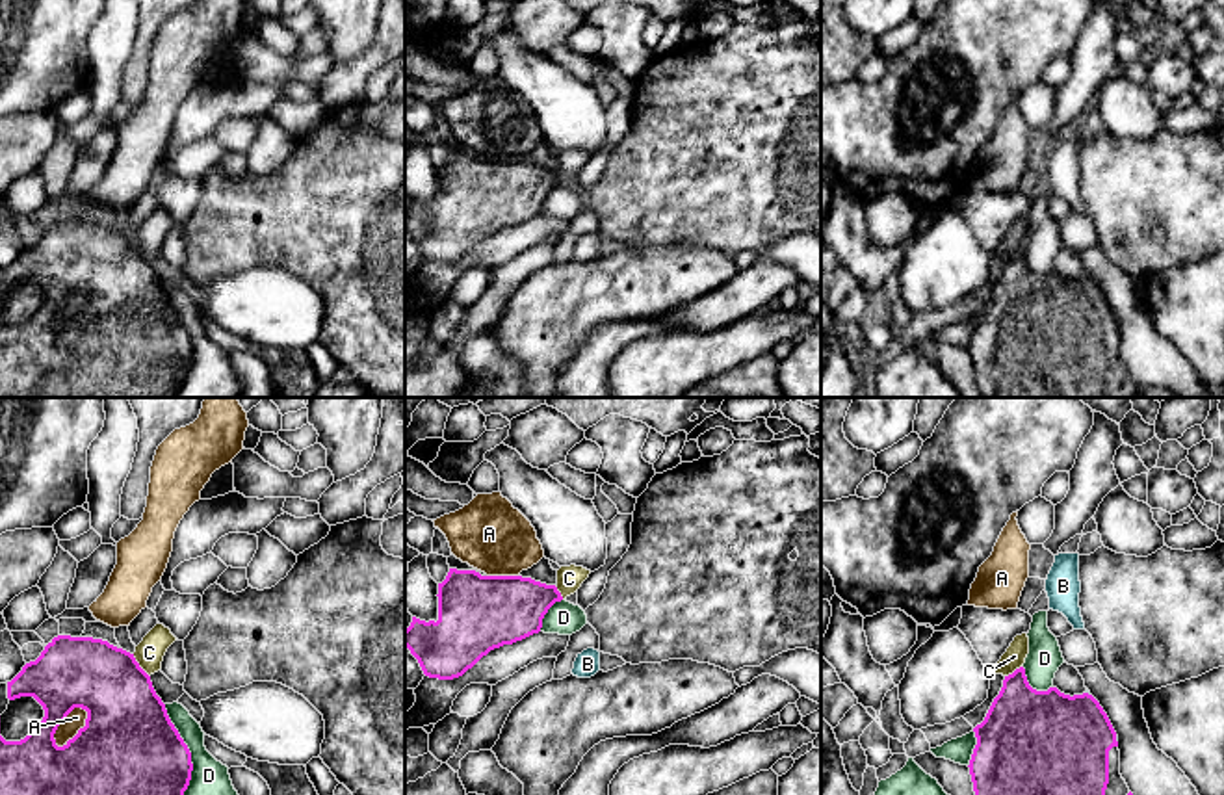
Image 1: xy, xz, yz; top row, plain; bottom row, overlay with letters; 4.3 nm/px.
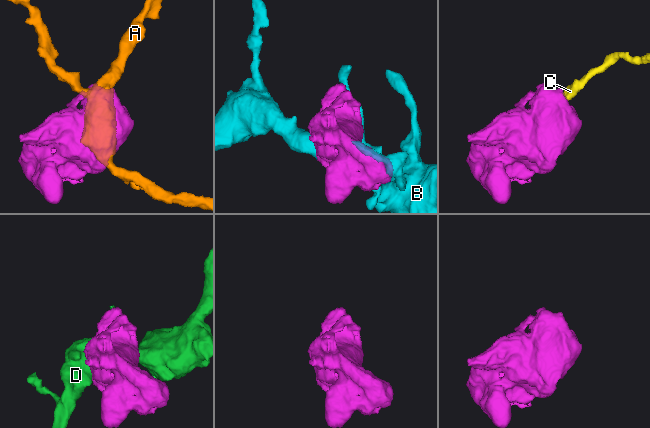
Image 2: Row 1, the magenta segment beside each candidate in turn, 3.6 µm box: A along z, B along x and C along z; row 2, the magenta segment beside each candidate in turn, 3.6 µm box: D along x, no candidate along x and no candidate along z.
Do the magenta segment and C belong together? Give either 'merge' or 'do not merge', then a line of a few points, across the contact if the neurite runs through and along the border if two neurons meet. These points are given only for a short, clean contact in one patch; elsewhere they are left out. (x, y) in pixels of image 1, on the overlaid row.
do not merge; line xy (132, 654), (149, 677)

